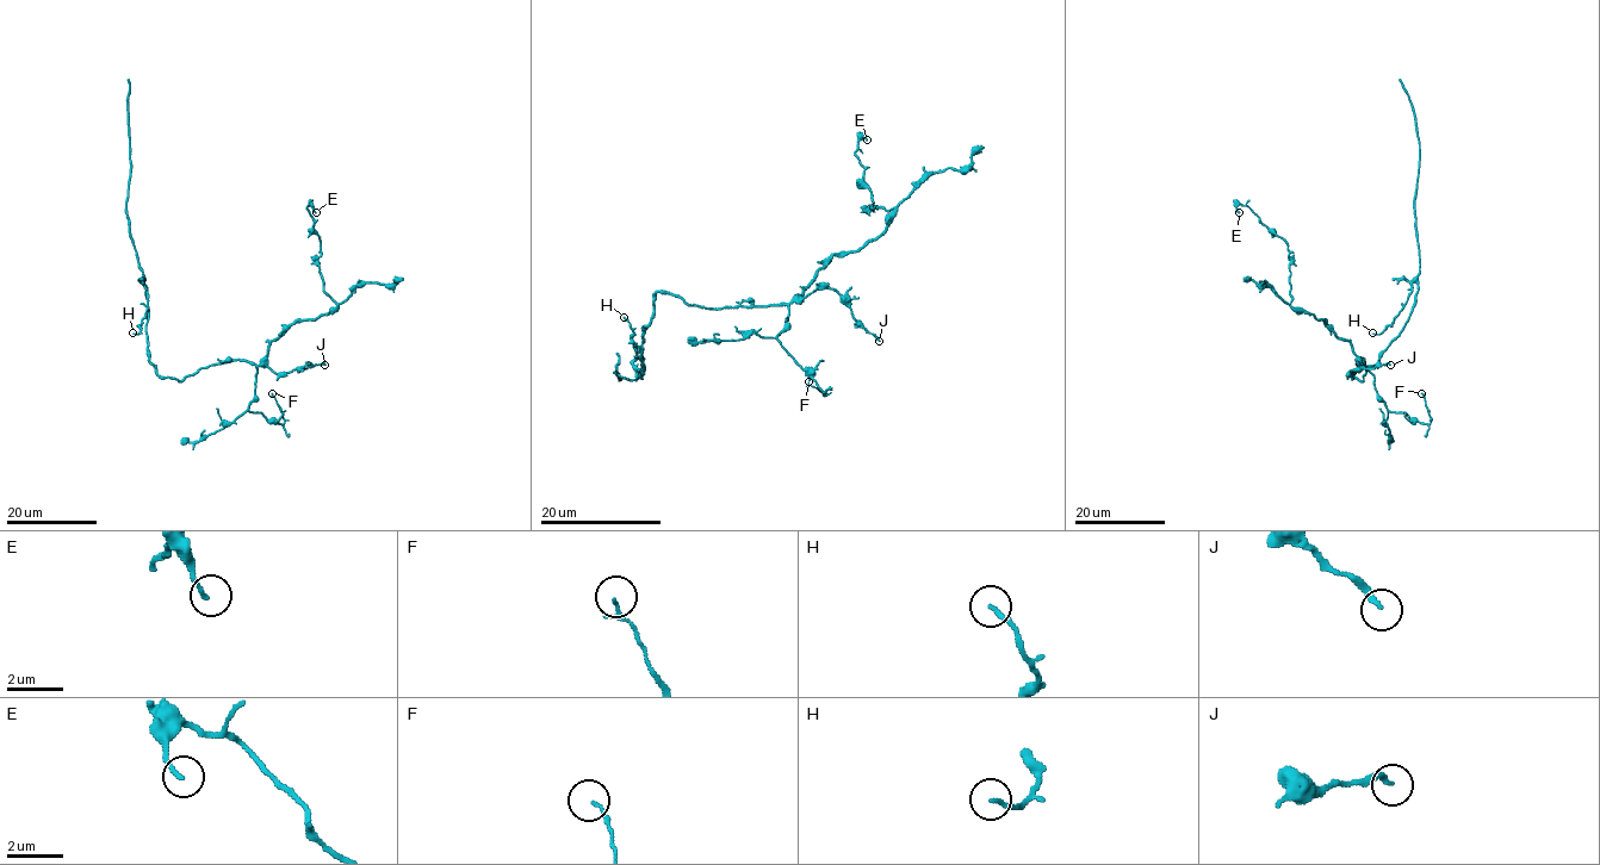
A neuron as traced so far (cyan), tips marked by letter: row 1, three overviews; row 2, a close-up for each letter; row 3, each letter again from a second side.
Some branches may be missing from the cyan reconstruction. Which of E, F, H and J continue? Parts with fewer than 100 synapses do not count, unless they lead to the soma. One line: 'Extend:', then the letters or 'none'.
Extend: none

